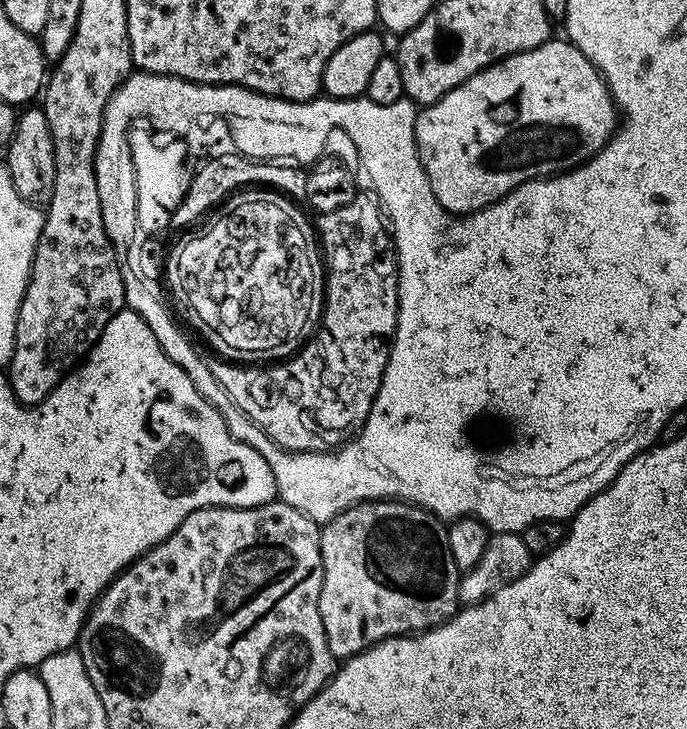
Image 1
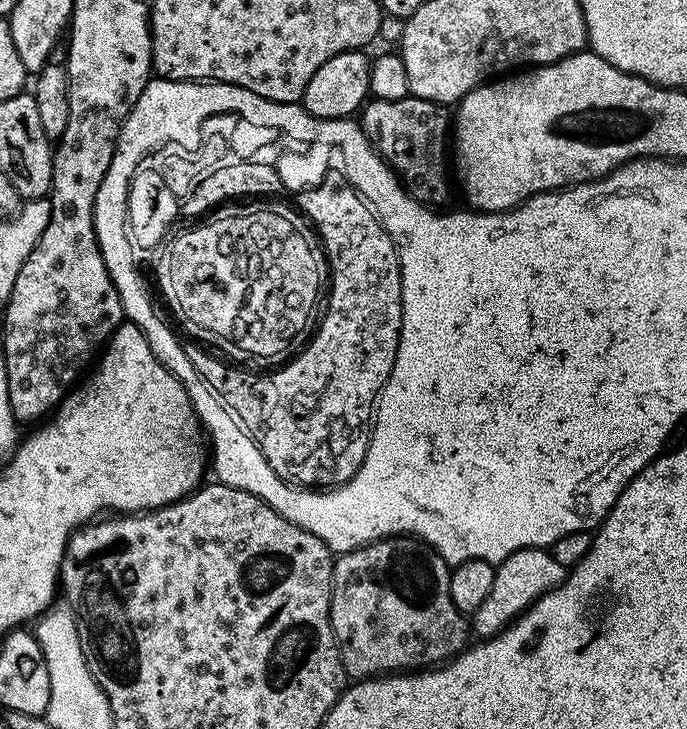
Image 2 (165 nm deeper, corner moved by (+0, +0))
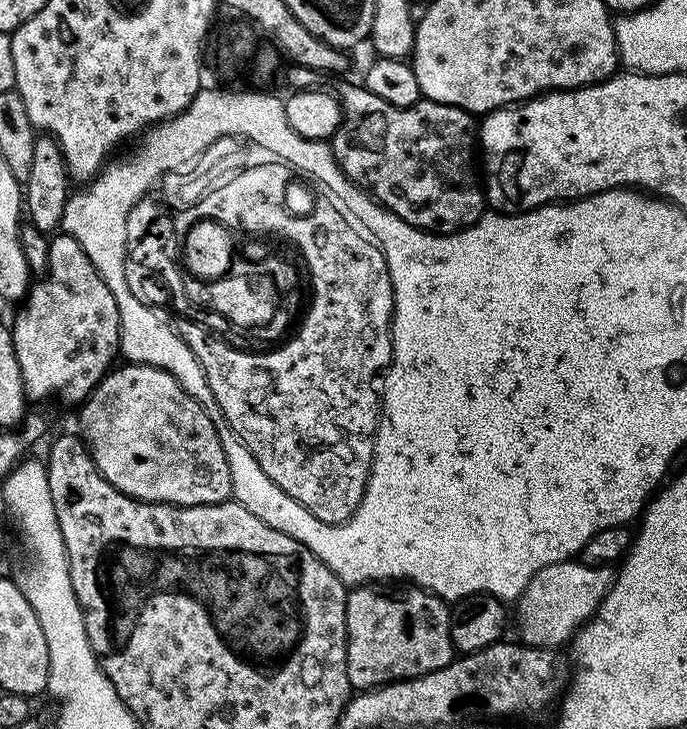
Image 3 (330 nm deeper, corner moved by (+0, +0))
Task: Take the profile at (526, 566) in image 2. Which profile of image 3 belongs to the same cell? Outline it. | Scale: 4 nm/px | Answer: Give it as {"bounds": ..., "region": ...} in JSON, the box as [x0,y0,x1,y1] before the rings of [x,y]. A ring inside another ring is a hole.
{"bounds":[514,558,613,650],"region":[[[576,558],[538,570],[515,605],[516,612],[514,608],[514,624],[516,620],[520,627],[519,643],[553,650],[559,649],[559,644],[567,645],[577,630],[598,610],[613,579],[611,567],[591,568]]]}

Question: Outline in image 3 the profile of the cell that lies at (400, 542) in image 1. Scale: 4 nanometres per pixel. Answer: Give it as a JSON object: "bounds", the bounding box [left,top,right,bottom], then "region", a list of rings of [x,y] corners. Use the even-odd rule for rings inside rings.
{"bounds":[346,586,454,690],"region":[[[356,586],[349,591],[346,602],[346,630],[348,631],[348,681],[353,689],[371,690],[381,688],[384,684],[392,684],[396,680],[413,680],[419,676],[430,674],[434,670],[442,670],[447,664],[451,664],[454,659],[454,649],[452,646],[452,635],[450,634],[450,618],[452,613],[449,605],[441,600],[439,596],[434,596],[423,588],[415,586],[400,586],[397,592],[387,592],[384,586]]]}

